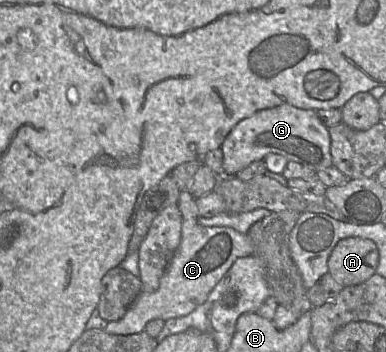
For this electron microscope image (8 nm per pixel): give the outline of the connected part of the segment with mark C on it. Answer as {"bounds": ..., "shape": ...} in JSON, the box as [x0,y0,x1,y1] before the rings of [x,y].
{"bounds":[105,190,255,335],"shape":[[[182,190],[177,205],[182,214],[181,242],[175,251],[170,264],[160,279],[158,289],[153,293],[141,292],[125,315],[117,320],[108,322],[105,332],[115,335],[129,335],[145,331],[146,324],[153,319],[164,321],[181,317],[192,312],[196,307],[206,301],[209,293],[229,270],[237,258],[255,254],[254,245],[248,234],[243,234],[230,227],[203,226],[198,223],[198,210],[196,198],[188,190]]]}

